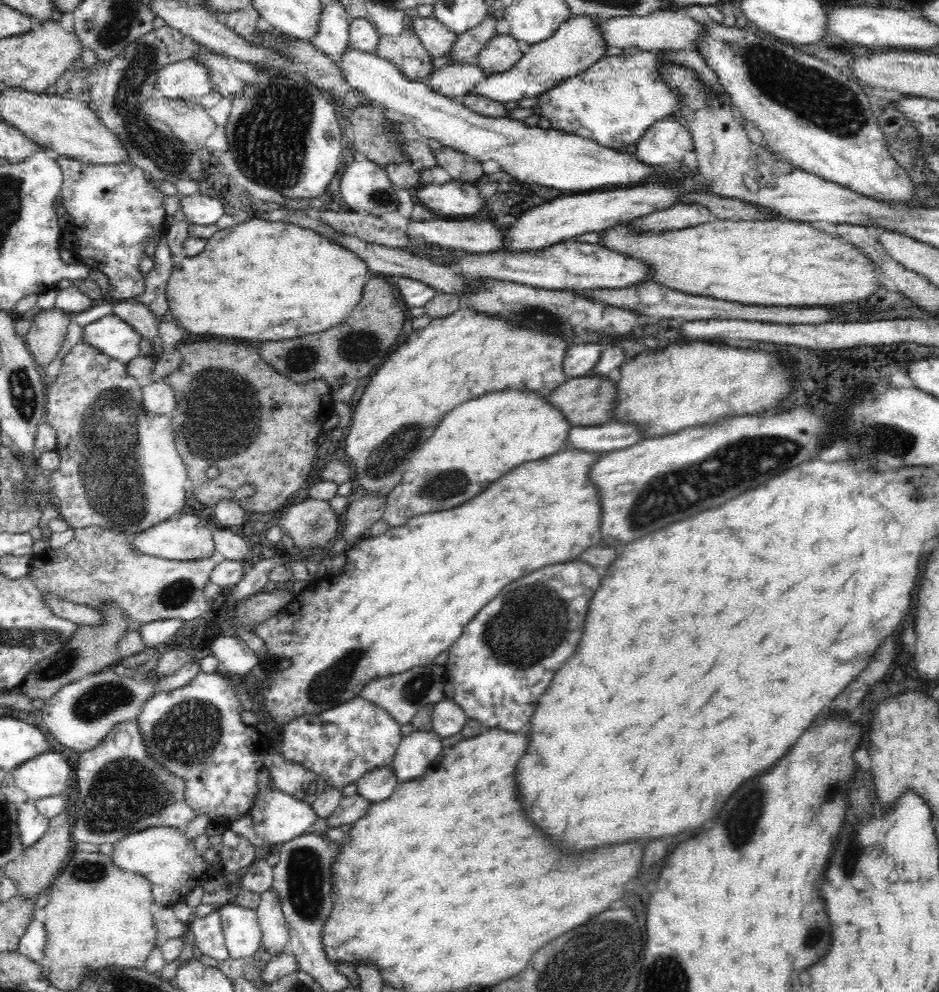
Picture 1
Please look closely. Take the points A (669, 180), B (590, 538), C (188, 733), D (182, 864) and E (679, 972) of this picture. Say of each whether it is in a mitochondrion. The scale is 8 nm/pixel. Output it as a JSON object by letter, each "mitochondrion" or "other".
{"A":"other","B":"other","C":"mitochondrion","D":"other","E":"mitochondrion"}

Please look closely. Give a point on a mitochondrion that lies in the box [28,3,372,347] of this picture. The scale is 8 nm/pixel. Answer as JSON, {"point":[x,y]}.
{"point":[268,135]}

